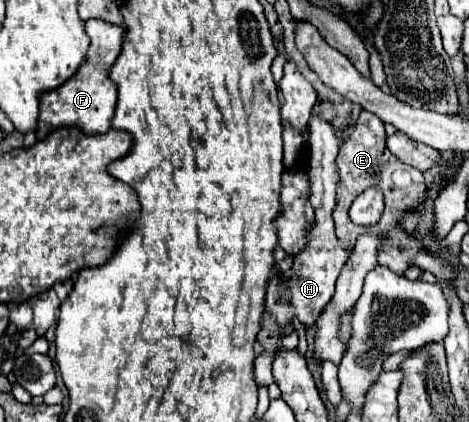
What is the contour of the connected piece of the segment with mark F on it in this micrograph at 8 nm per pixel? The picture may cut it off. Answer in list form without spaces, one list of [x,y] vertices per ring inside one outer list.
[[[99,19],[87,21],[85,31],[91,37],[87,61],[67,83],[63,83],[63,87],[57,87],[55,91],[47,91],[47,95],[43,95],[39,103],[39,127],[35,133],[37,139],[45,139],[45,135],[61,127],[77,127],[85,135],[105,133],[107,129],[111,129],[111,119],[117,103],[117,85],[109,79],[109,69],[121,53],[127,31],[125,27],[109,25],[107,21]]]

